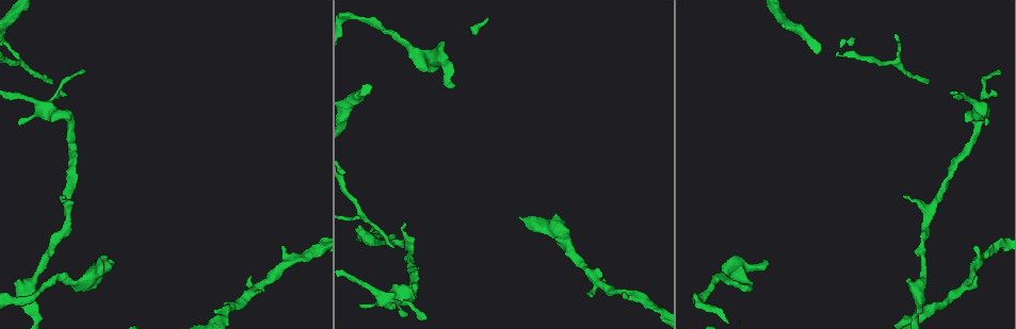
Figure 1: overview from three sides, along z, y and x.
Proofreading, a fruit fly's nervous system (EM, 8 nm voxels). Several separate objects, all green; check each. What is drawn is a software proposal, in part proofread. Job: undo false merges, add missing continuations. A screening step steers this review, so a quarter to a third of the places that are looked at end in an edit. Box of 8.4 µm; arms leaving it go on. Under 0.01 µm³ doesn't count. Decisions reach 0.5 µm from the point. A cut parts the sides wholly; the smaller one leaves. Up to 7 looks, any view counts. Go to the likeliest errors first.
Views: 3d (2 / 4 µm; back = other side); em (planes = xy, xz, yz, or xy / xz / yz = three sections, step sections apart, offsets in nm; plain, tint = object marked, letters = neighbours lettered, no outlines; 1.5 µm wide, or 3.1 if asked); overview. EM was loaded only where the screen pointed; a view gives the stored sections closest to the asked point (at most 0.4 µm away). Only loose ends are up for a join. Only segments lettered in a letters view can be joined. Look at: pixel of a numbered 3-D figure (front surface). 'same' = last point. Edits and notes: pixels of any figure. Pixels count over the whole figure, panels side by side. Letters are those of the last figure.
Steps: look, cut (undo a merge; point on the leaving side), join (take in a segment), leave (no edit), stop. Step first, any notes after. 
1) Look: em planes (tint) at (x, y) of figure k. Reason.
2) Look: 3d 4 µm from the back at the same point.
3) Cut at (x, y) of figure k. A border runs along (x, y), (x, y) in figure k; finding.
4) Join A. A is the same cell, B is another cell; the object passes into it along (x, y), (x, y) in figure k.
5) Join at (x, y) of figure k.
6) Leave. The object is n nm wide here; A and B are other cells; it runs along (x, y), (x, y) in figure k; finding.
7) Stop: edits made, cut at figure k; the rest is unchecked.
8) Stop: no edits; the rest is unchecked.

Look: em planes (letters) at (767, 264) of figure 1. Free end.

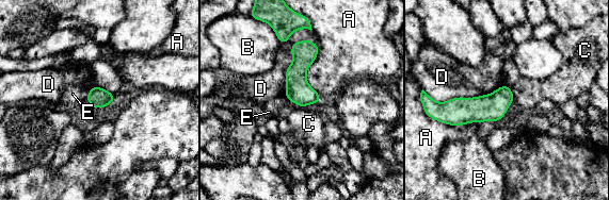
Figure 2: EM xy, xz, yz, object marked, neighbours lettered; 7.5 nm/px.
Leave. A, B, C, D and E are other cells; a border runs along (510, 87), (514, 99) in figure 2; none of them fits.

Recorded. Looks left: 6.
Look: 3d 2 µm at (985, 125) of figure 1. Branch stops here.

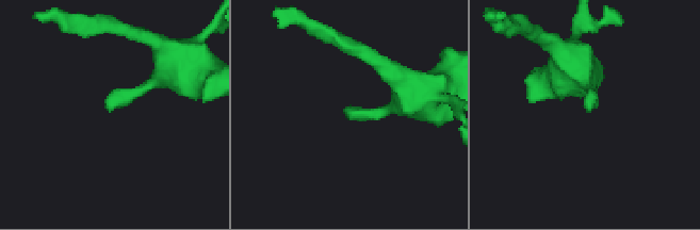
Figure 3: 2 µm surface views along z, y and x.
Look: em xy step 4 (letters) at (113, 109) of figure 3.

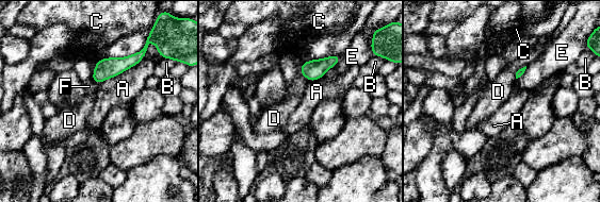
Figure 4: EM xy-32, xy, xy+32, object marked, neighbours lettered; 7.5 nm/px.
Look: em planes (letters) at the same point.

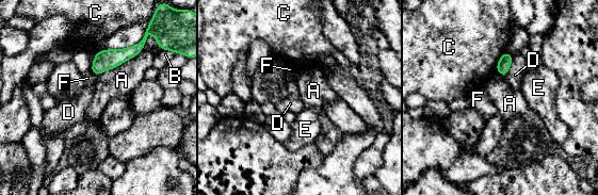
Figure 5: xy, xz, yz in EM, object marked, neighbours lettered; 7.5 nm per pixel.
Leave. A, B, C, D, E and F are other cells; no lettered segment goes on from it.

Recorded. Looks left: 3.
Look: em planes (letters) at (929, 82) of figure 1. Thin end.

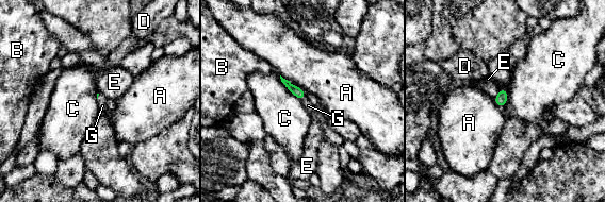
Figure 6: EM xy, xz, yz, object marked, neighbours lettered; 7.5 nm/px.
Join G. G is the same cell, A, B, C, D and E are other cells; the object passes into it along (297, 91), (304, 98), (308, 105) in figure 6; it goes on there.

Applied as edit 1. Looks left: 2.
Stop: edits made, join at figure 6; the rest is unchecked.

